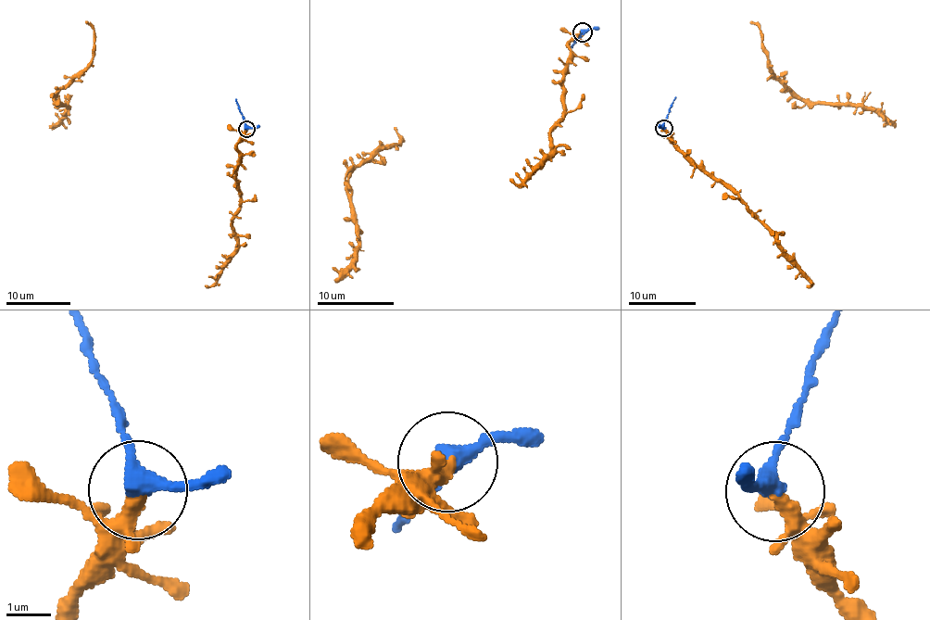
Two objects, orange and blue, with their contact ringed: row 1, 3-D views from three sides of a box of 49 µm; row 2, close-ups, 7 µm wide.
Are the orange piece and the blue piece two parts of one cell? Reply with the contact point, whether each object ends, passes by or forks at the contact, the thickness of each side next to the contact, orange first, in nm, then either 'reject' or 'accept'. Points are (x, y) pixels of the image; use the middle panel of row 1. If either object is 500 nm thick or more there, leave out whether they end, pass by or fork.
at (583, 32); orange passes by; blue passes by; 280 nm thick on the orange side, 340 nm on the other; accept

